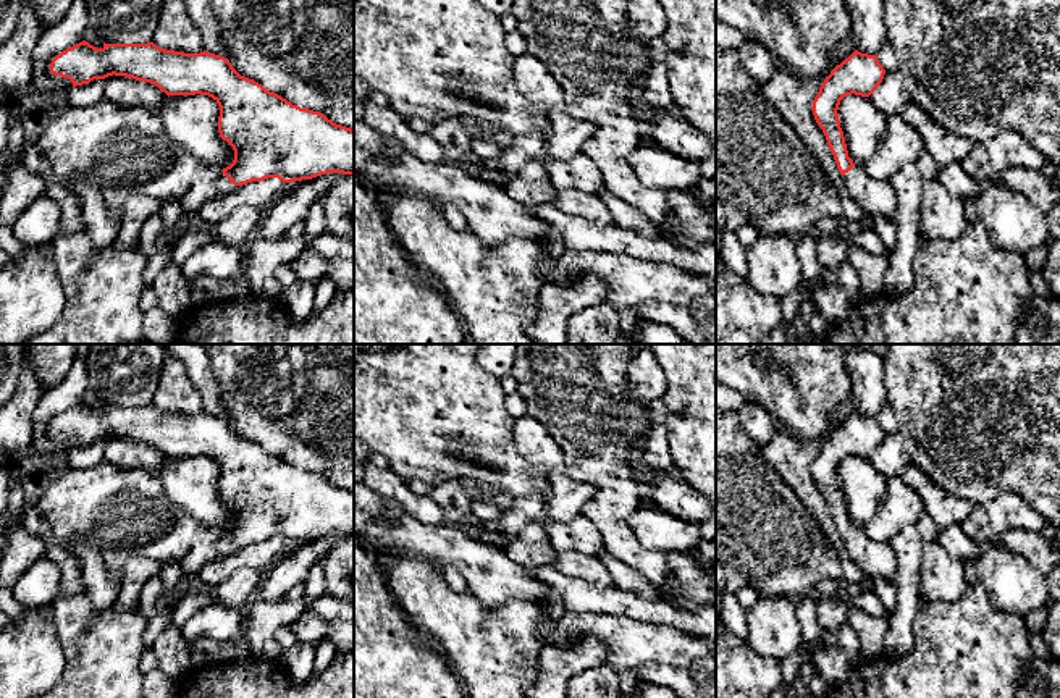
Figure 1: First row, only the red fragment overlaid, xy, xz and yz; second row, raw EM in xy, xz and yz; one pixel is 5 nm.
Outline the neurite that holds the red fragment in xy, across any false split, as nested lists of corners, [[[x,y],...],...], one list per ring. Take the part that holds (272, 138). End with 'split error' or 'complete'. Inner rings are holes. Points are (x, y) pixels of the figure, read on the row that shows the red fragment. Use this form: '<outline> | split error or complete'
[[[82,40],[50,63],[50,73],[68,78],[73,87],[108,76],[126,76],[157,86],[170,95],[208,95],[220,107],[218,132],[234,150],[229,166],[202,165],[191,189],[179,199],[184,217],[194,220],[200,207],[233,192],[236,186],[278,178],[283,183],[312,179],[326,173],[354,174],[354,129],[328,120],[323,113],[292,105],[254,79],[241,76],[228,58],[200,52],[165,50],[154,42],[105,44],[102,48]]] | split error

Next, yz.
[[[855,50],[824,79],[813,100],[813,115],[822,129],[827,145],[843,176],[848,196],[873,218],[890,217],[895,210],[895,194],[887,181],[874,179],[848,157],[843,131],[839,121],[839,105],[847,95],[869,97],[882,82],[885,69],[876,55]]] | split error

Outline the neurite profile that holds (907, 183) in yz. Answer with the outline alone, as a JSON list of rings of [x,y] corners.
[[[913,162],[897,170],[887,183],[895,194],[895,210],[889,218],[895,223],[898,236],[884,275],[884,294],[902,296],[913,286],[915,255],[921,247],[918,229],[924,179]]]

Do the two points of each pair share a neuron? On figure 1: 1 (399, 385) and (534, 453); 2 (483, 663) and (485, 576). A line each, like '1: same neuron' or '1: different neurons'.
1: different neurons
2: different neurons

